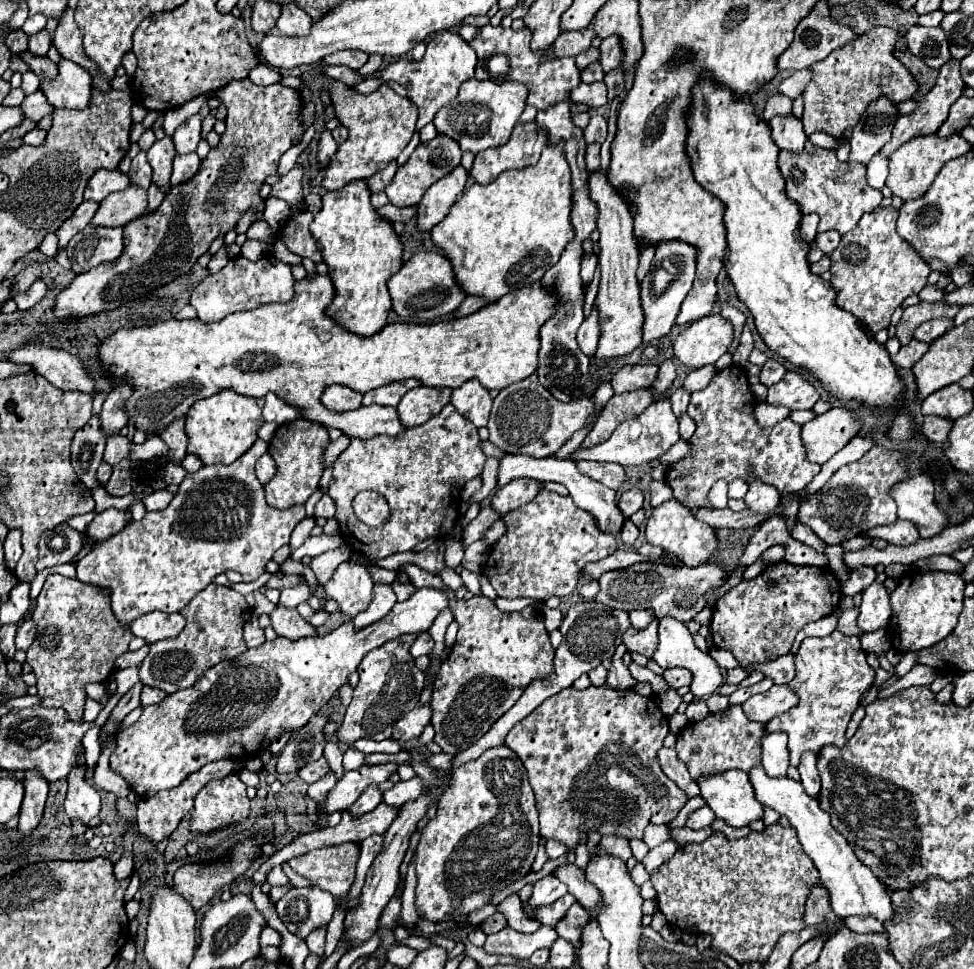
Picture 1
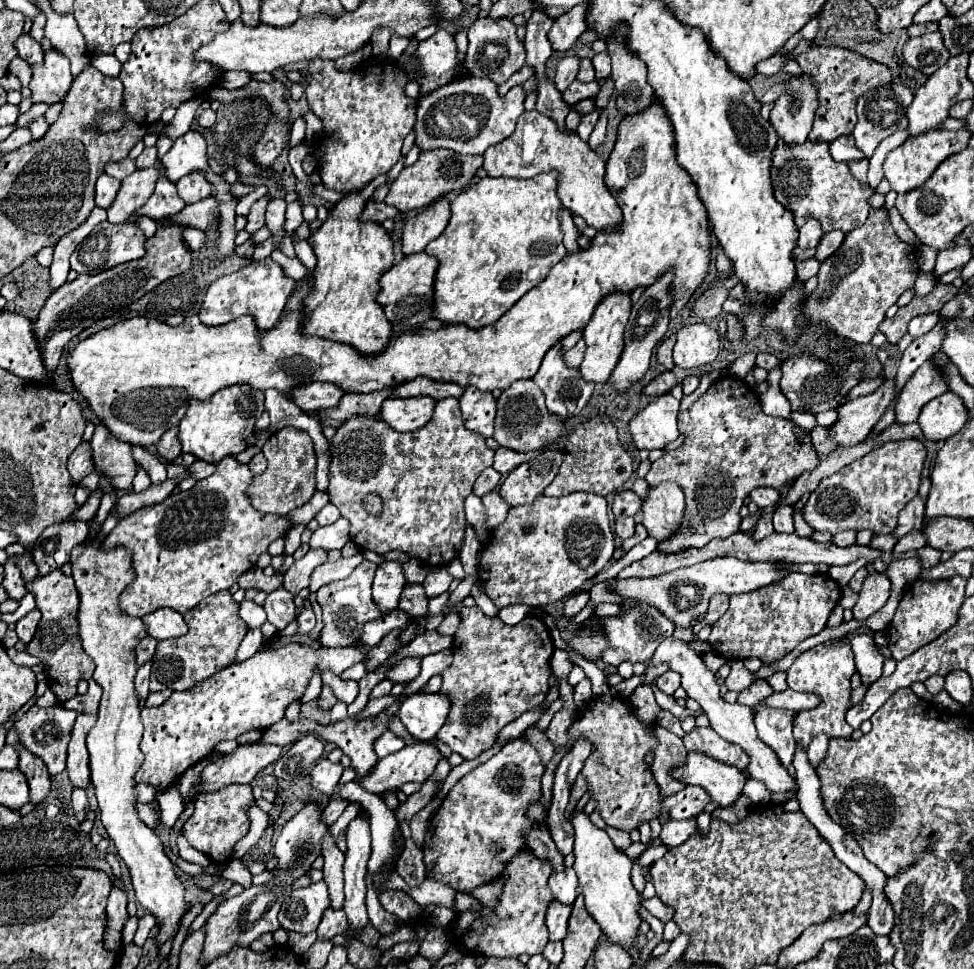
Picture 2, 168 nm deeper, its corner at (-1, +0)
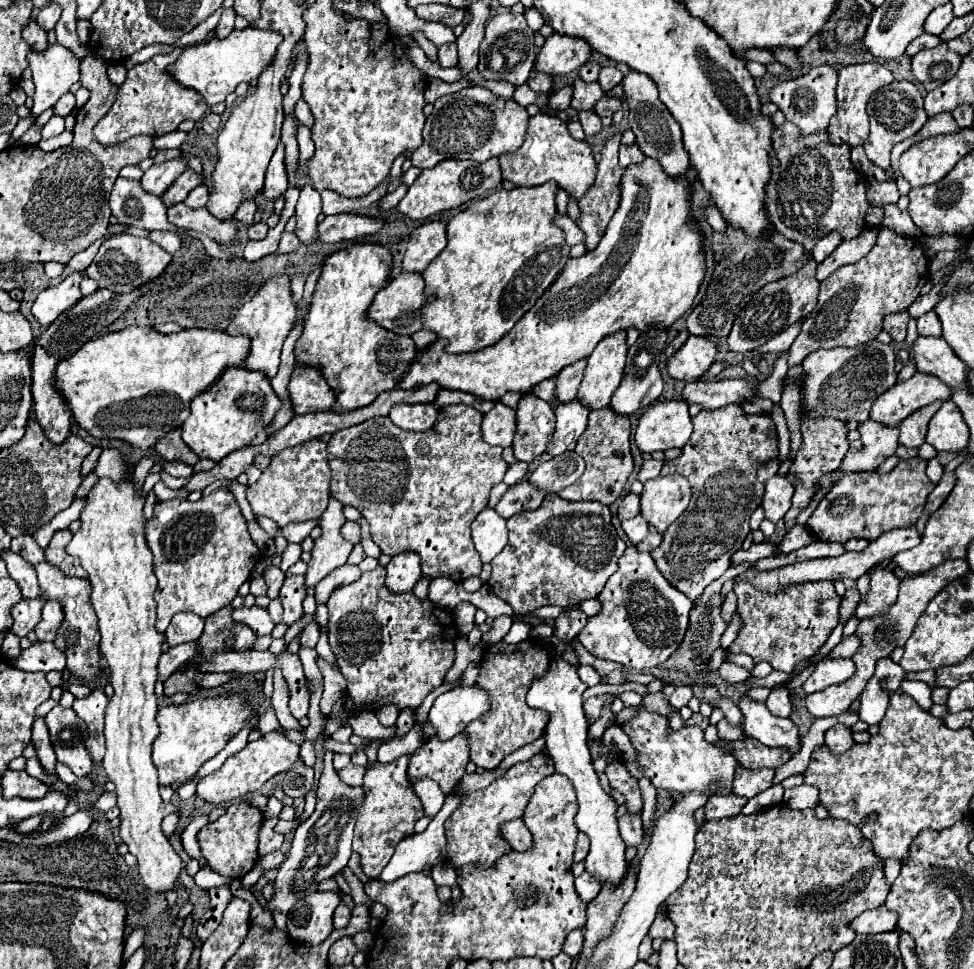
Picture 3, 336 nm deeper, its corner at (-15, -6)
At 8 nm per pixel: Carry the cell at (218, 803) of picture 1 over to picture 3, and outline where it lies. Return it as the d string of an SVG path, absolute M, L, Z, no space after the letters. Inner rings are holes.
M234 803L220 819L202 827L196 839L208 865L224 877L234 877L234 879L244 877L258 861L258 829L262 821L264 821L264 815L258 807L250 803Z

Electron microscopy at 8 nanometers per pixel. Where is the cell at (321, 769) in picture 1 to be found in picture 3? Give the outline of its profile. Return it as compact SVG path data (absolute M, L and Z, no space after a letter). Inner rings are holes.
M350 763L348 767L344 767L338 775L340 775L340 779L344 781L344 783L348 783L348 785L360 785L362 783L362 779L364 779L364 773L366 773L366 767L360 767L360 765L354 765L354 763Z

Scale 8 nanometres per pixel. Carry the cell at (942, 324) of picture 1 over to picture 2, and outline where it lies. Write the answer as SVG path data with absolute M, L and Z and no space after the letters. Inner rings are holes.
M930 313L930 315L920 315L920 317L914 317L908 325L908 333L916 339L924 333L928 333L934 325L938 323L938 313Z

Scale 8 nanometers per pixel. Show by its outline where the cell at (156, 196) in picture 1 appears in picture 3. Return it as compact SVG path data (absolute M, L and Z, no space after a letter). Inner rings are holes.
M152 231L148 237L150 237L154 243L166 247L168 253L176 253L176 251L182 247L182 241L180 241L180 237L178 237L174 231Z

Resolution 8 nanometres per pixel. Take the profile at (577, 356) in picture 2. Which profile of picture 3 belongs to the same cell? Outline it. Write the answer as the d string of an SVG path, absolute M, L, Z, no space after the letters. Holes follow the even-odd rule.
M586 359L576 361L574 365L568 365L560 371L560 375L556 377L556 389L554 389L556 405L570 403L572 399L576 399L576 391L578 391L580 379L584 375L584 363L586 363Z

